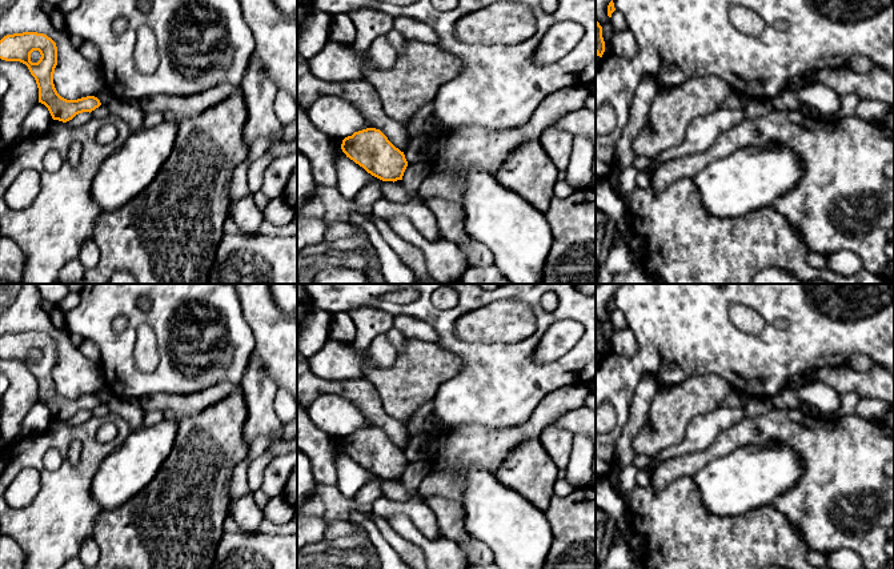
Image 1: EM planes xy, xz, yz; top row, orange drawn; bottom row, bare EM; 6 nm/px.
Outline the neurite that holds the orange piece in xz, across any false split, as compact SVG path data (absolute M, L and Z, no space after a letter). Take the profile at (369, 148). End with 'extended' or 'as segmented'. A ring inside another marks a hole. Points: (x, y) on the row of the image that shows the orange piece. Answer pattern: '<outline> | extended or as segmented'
M366 128L345 137L341 149L346 157L382 181L402 180L408 167L404 152L376 128Z | as segmented

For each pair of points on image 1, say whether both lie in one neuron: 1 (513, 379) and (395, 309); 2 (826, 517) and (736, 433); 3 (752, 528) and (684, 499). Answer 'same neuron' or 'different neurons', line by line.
1: same neuron
2: same neuron
3: same neuron

